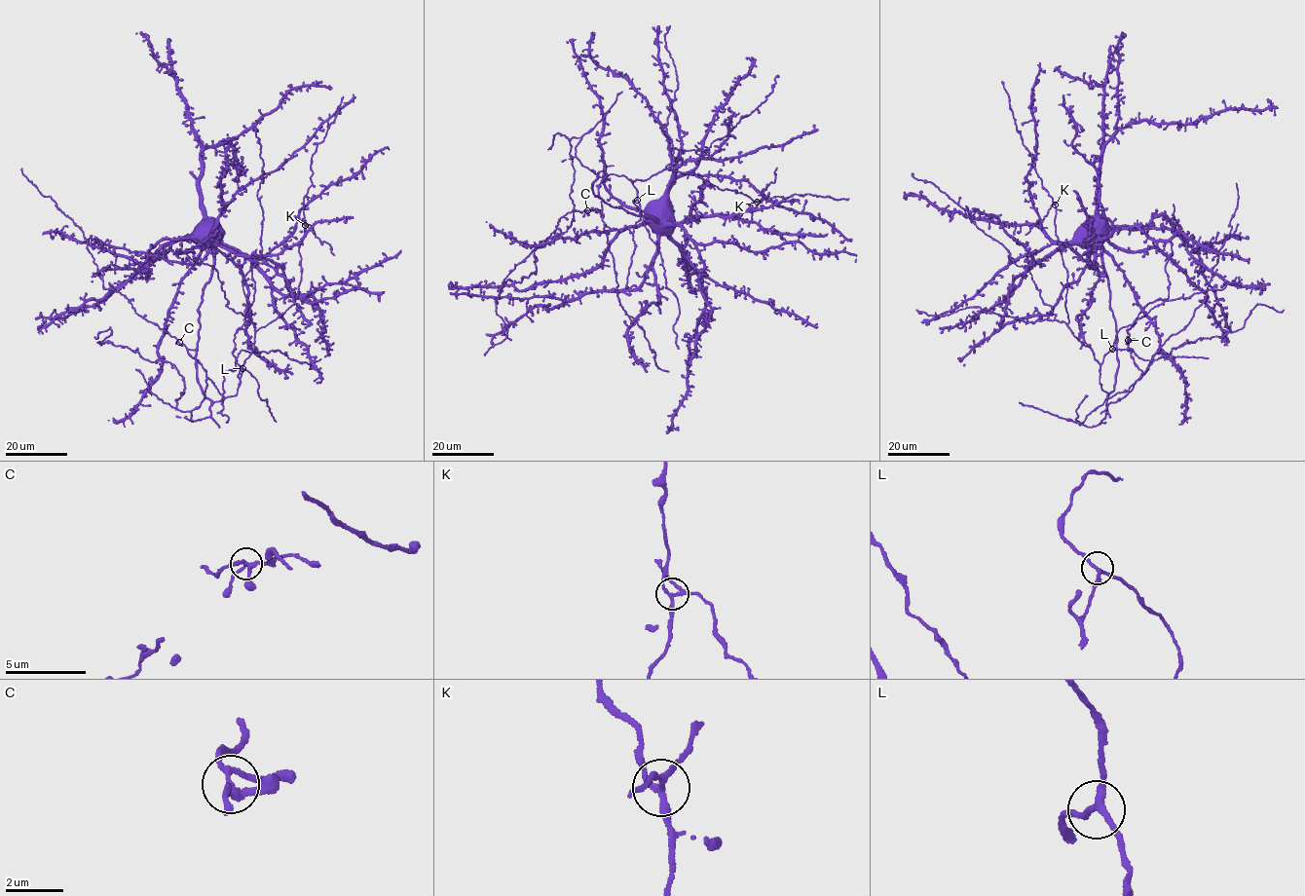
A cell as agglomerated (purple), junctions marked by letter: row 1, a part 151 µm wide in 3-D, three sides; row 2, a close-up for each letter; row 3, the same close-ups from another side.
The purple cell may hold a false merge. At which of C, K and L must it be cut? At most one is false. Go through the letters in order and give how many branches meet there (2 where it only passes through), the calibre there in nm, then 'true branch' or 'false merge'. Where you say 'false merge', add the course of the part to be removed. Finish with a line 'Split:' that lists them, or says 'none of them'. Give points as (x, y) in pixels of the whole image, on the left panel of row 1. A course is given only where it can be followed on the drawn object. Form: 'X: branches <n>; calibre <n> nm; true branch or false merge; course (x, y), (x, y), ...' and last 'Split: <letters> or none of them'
C: branches 4; calibre 180 nm; true branch
K: branches 4; calibre 200 nm; false merge; course (305, 225), (309, 225), (316, 237), (329, 244), (334, 255)
L: branches 3; calibre 200 nm; true branch
Split: K

